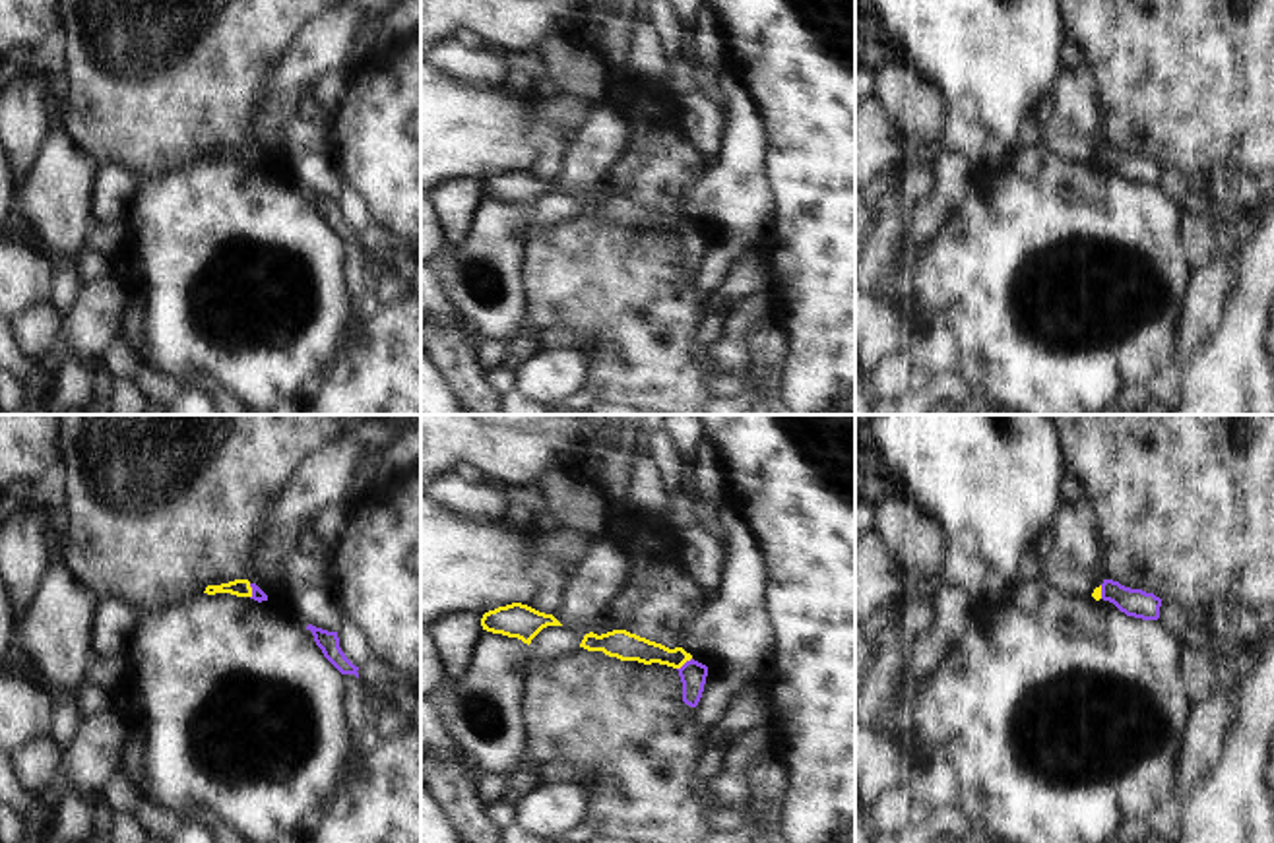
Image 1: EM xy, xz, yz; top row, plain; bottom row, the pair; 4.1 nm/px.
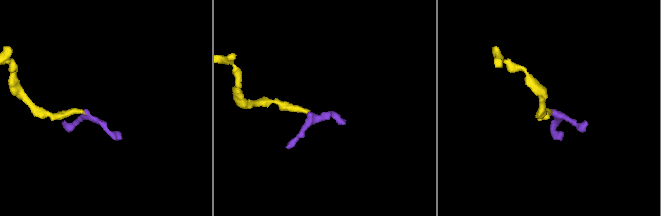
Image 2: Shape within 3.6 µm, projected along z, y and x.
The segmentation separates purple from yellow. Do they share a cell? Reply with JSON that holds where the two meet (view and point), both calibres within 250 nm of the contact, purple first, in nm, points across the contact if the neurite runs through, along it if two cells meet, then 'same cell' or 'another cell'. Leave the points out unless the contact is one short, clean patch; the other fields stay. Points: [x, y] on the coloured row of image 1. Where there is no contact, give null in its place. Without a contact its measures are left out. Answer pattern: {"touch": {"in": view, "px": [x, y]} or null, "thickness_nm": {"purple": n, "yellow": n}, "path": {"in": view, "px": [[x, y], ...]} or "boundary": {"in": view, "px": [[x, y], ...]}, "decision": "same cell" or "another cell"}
{"touch": {"in": "xz", "px": [685, 663]}, "thickness_nm": {"purple": 110, "yellow": 110}, "path": {"in": "xz", "px": [[693, 675], [685, 663], [677, 657], [629, 646]]}, "decision": "same cell"}

